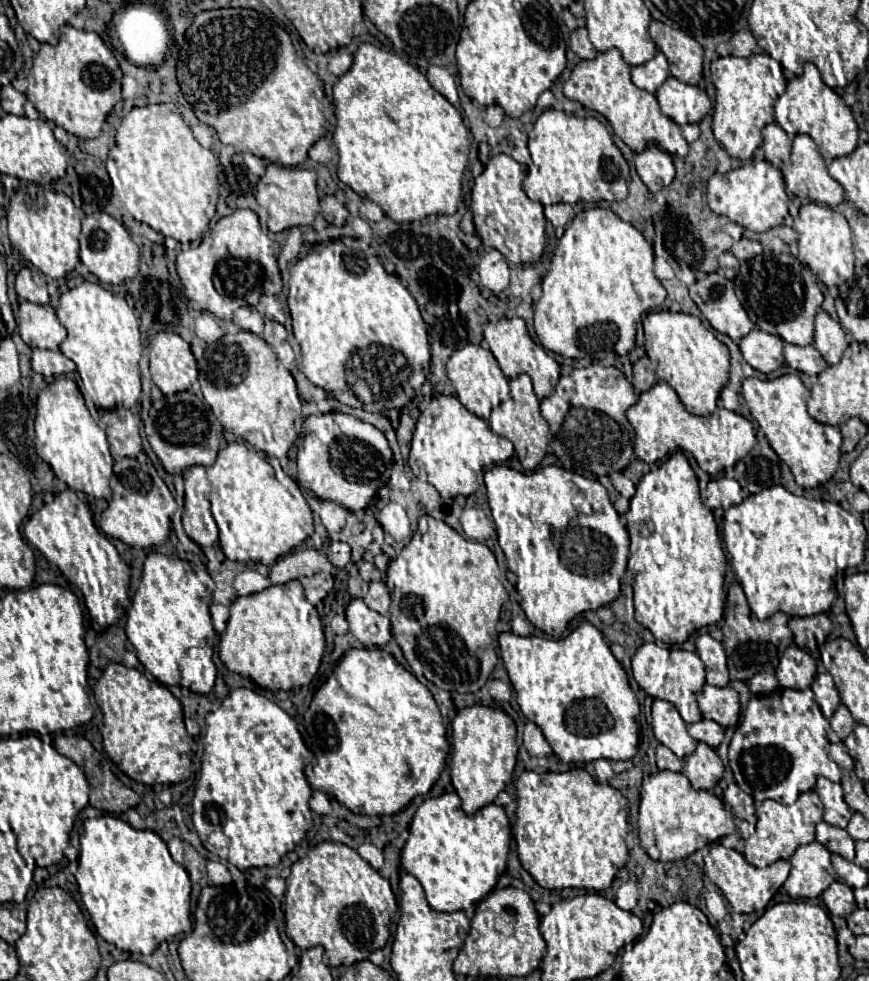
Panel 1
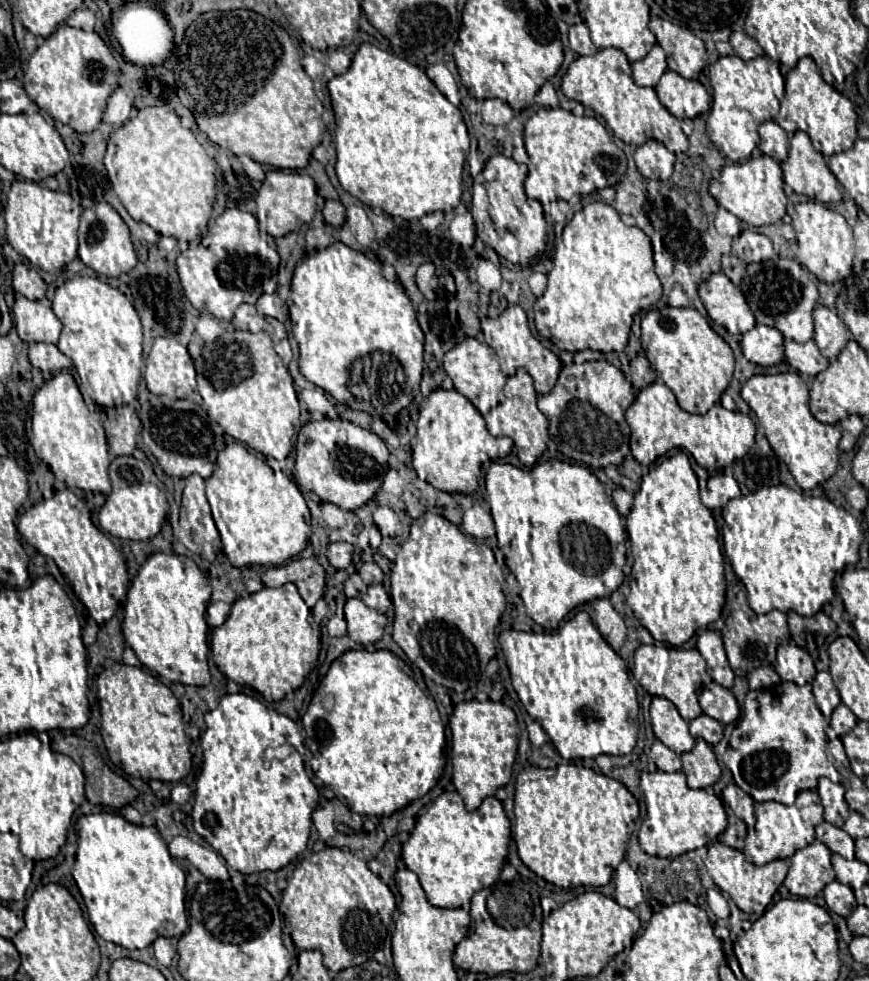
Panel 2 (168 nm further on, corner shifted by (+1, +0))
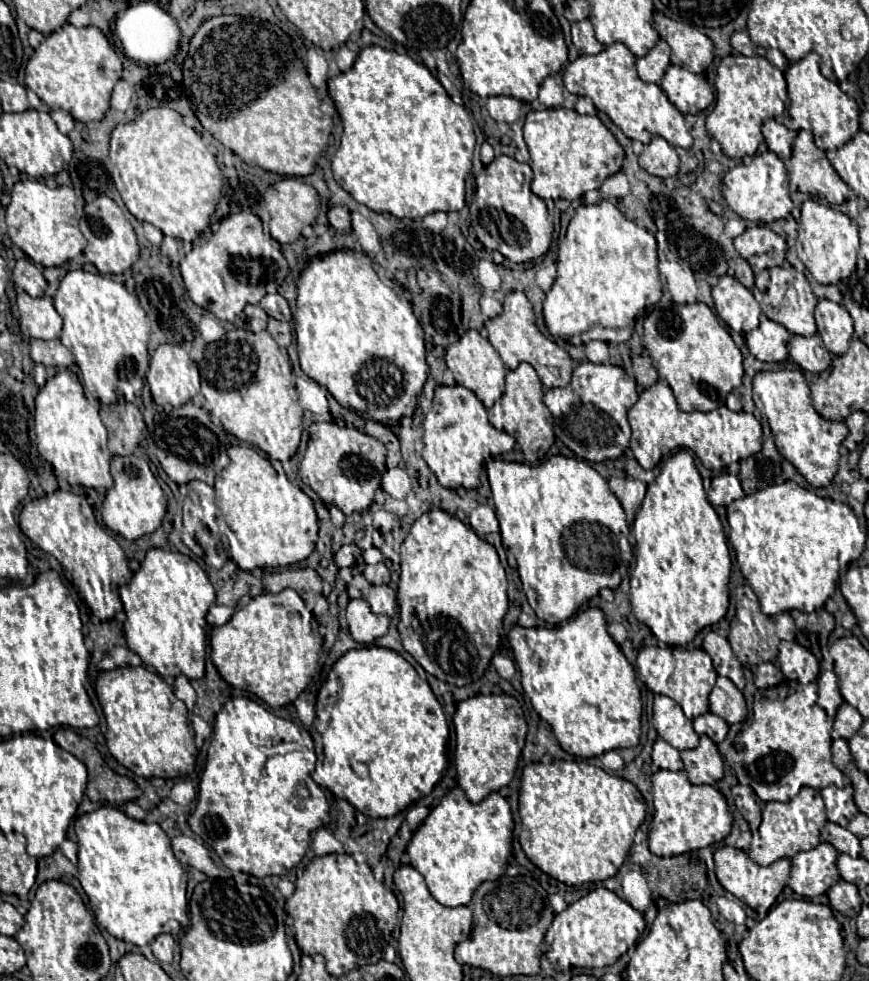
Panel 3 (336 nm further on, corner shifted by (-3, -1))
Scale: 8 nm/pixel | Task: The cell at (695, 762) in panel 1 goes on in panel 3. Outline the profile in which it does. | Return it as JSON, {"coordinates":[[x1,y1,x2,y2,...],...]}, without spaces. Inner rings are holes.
{"coordinates":[[707,735,701,737,697,749,681,751,681,759,685,763,689,781,695,785,715,785,723,777,723,759,717,751,717,745,711,739,707,739]]}

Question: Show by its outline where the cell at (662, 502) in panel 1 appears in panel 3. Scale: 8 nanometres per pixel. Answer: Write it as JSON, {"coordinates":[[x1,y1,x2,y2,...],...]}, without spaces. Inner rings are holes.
{"coordinates":[[677,451,663,467,661,467,661,473,659,477,654,479,648,484,645,498,641,504,640,510,635,515,635,521,632,525,632,532,635,537,636,547,634,550,634,556,636,565,630,576,630,603,631,609,633,609,633,615,637,617,637,621,645,623,653,635,667,643,667,645,673,645,673,647,683,647,687,645,689,641,693,641,693,637,699,633,699,629,707,627,707,625,713,625,717,621,721,621,725,617,729,607,729,577,731,577,731,555,729,555,729,547,727,547,727,539,725,539,725,533,715,513,715,509,711,507,711,503,707,501,706,491,703,487,703,481,697,467,695,467,695,461,691,457,691,453,687,451]]}

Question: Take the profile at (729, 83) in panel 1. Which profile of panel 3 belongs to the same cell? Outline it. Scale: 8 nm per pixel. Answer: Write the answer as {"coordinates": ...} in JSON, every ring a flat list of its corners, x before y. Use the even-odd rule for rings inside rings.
{"coordinates":[[727,55,721,59,715,79,715,107,707,117,707,133,719,141,723,153,733,159,755,155,763,141,761,125,765,119,779,119,786,109,779,95,787,95,783,71,771,65,765,57]]}

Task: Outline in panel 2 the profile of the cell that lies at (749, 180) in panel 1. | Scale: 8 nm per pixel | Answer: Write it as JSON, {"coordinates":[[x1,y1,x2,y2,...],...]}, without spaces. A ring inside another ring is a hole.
{"coordinates":[[761,156,757,160,747,160,741,164,725,166,719,178,713,178,709,184,711,196,717,200,719,206,735,214,749,226,765,226,775,224,785,216,787,197,783,192,783,172,773,158]]}

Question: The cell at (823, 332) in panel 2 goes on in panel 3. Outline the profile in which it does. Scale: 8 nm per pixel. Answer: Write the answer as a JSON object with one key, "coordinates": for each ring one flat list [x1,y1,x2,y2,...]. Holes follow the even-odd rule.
{"coordinates":[[821,299,815,307,817,333,821,335,827,351,833,355,843,355,853,337,853,319,849,311,829,299]]}

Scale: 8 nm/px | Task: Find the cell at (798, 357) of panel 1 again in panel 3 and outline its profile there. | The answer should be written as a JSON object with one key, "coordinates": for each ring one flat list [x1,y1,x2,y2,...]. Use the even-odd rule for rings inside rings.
{"coordinates":[[793,335,789,339,789,353,799,363,799,367,807,373,821,373,831,363,831,353,825,349,819,335,813,337,801,337]]}

